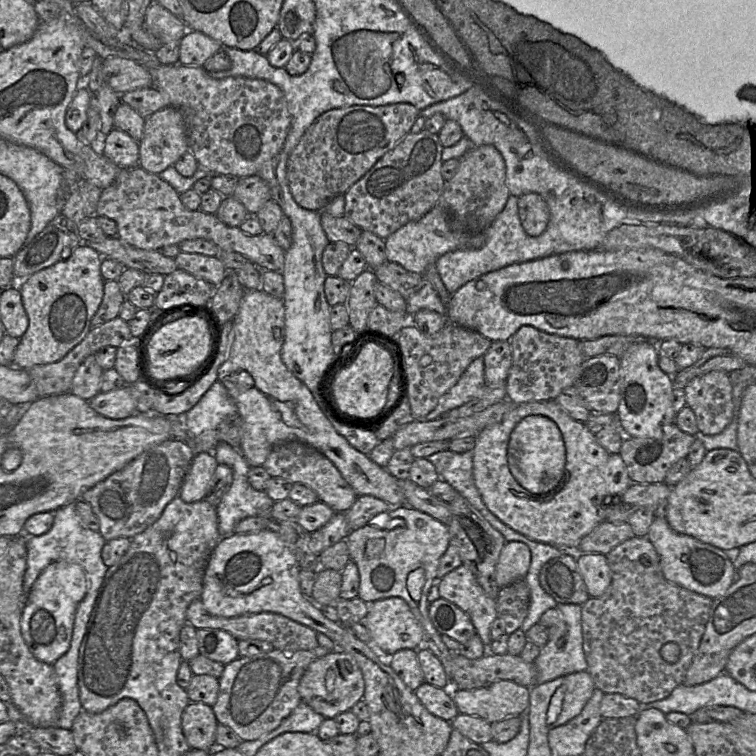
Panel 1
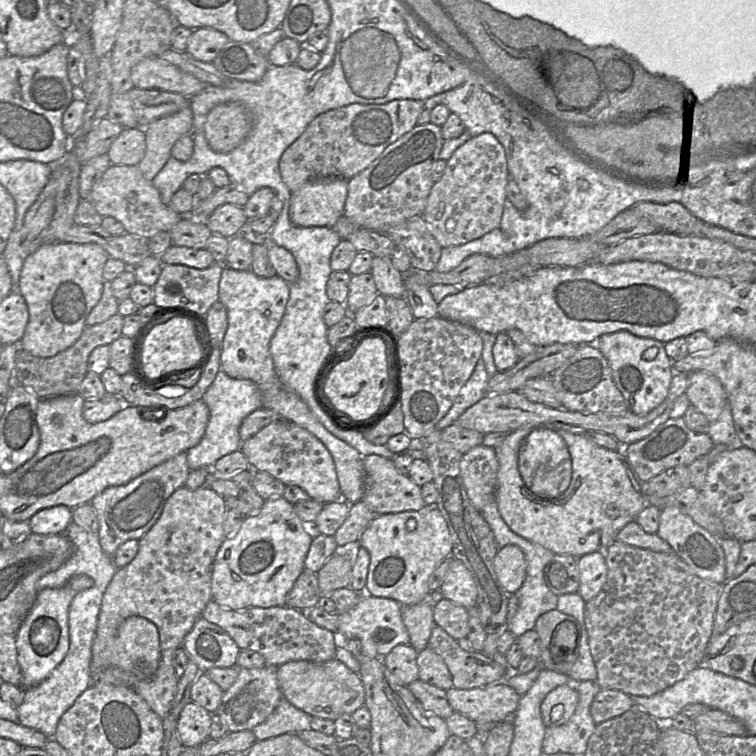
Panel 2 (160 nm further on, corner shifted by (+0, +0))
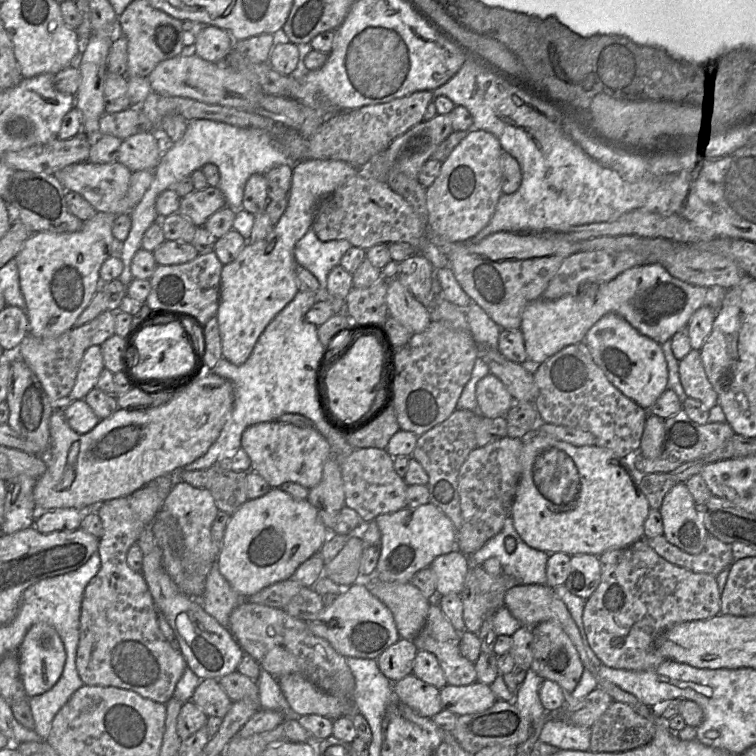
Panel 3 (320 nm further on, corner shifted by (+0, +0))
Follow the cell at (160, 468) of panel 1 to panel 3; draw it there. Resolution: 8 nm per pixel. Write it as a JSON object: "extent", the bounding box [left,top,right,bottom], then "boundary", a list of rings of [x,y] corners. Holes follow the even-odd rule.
{"extent":[76,476,187,704],"boundary":[[[161,476],[128,496],[105,501],[90,509],[97,512],[103,524],[98,548],[100,569],[83,593],[76,653],[77,671],[85,685],[128,689],[164,704],[174,697],[176,685],[187,668],[187,663],[178,647],[165,639],[158,623],[159,612],[148,585],[141,572],[135,572],[129,567],[127,552],[138,541],[145,527],[154,521],[175,481],[175,476]]]}

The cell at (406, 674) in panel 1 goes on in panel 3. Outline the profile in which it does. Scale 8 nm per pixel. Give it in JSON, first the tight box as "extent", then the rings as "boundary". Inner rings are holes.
{"extent":[376,638,417,683],"boundary":[[[400,638],[385,649],[376,662],[383,675],[394,683],[412,673],[417,651],[413,641]]]}

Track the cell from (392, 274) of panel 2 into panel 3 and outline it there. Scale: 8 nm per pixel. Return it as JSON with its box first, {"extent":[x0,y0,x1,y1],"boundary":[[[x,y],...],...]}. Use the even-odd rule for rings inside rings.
{"extent":[386,278,432,334],"boundary":[[[397,278],[388,281],[386,304],[388,317],[395,318],[412,334],[425,331],[432,321],[431,310],[420,303]]]}

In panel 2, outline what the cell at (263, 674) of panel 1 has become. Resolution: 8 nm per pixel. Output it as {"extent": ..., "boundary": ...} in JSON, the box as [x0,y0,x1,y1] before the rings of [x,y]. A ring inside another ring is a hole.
{"extent":[216,665,284,733],"boundary":[[[266,665],[262,668],[239,669],[236,681],[224,691],[221,704],[216,711],[229,733],[253,730],[274,711],[280,699],[284,697],[277,680],[277,667]]]}

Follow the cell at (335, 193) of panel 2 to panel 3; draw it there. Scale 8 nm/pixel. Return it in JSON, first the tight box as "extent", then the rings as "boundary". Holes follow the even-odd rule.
{"extent":[216,159,358,365],"boundary":[[[305,159],[293,164],[288,204],[278,223],[264,239],[247,241],[237,258],[223,265],[216,317],[222,357],[229,362],[234,365],[244,364],[269,323],[293,300],[299,291],[294,257],[296,243],[312,229],[320,203],[357,174],[358,169],[339,160]]]}

